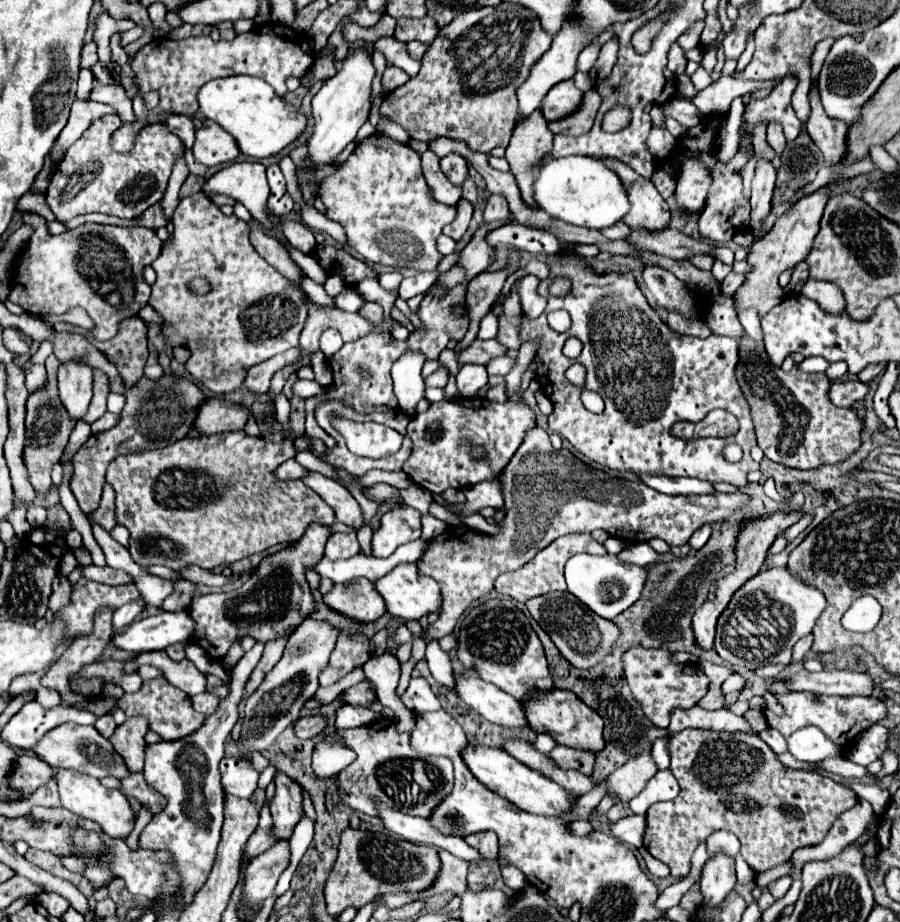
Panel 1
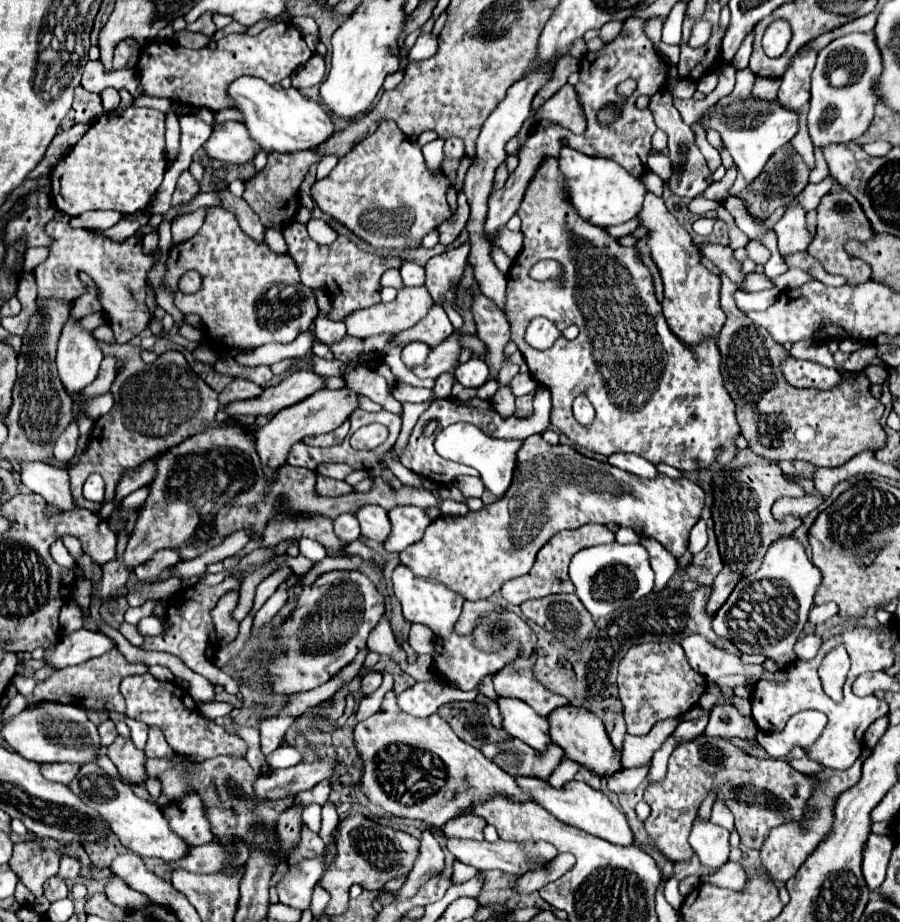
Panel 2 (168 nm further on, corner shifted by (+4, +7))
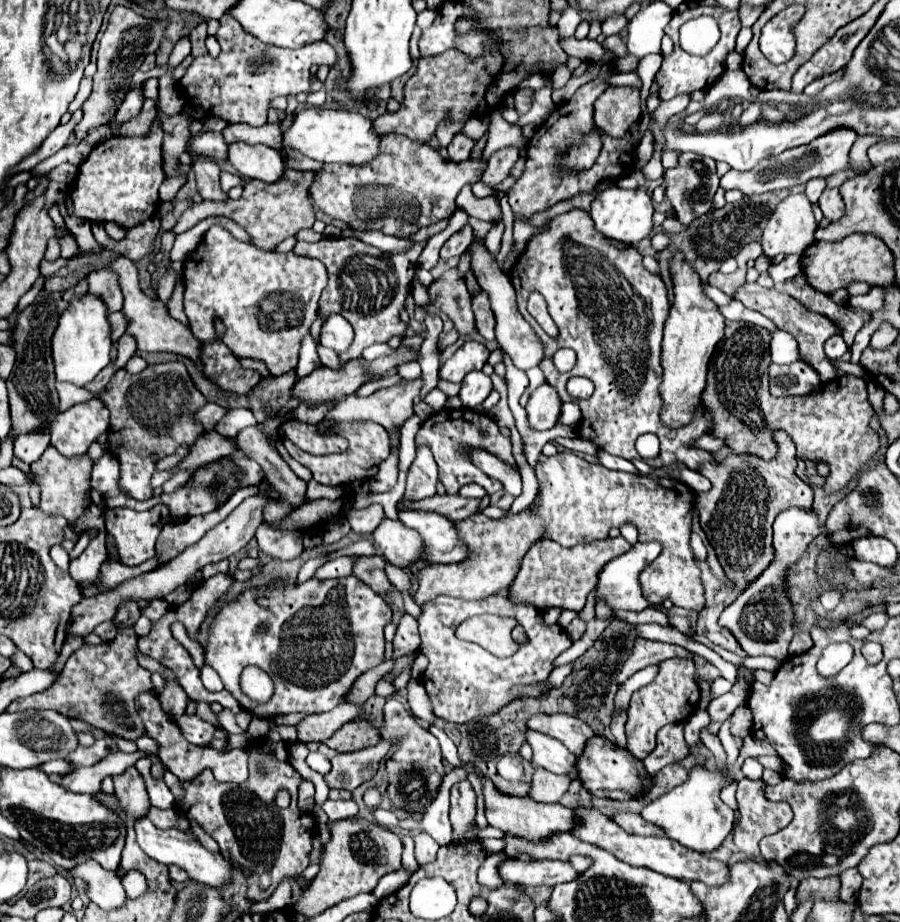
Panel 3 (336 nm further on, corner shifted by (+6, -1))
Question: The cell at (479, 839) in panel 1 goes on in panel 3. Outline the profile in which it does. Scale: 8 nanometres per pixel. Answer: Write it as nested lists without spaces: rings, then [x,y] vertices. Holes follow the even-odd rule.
[[[462,779],[452,787],[450,795],[450,821],[454,827],[452,843],[468,843],[476,839],[476,835],[470,831],[474,815],[476,815],[476,795],[472,785],[466,779]]]

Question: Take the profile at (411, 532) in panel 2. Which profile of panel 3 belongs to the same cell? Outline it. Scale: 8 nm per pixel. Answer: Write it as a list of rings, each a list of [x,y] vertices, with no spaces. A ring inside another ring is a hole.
[[[402,511],[400,521],[416,529],[426,541],[426,559],[432,563],[460,563],[470,557],[468,545],[458,537],[454,521],[434,511]]]

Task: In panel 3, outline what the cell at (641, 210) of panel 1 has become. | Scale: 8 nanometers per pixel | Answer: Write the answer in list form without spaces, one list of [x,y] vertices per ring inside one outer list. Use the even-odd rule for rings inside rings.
[[[680,253],[672,259],[670,271],[674,275],[674,303],[664,327],[664,341],[662,341],[664,373],[660,383],[660,397],[662,397],[662,423],[670,429],[678,429],[686,427],[702,405],[700,401],[702,391],[706,387],[708,361],[714,353],[716,343],[724,337],[724,317],[720,315],[716,303],[712,303],[704,295],[704,283],[696,275],[696,271],[690,265],[686,265]]]

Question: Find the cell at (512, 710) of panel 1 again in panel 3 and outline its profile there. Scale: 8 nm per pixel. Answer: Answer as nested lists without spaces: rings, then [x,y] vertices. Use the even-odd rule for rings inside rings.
[[[532,729],[526,731],[526,737],[530,747],[534,749],[536,767],[544,767],[558,775],[568,775],[570,779],[580,779],[576,769],[576,757],[560,741],[554,741],[552,737],[546,737]]]

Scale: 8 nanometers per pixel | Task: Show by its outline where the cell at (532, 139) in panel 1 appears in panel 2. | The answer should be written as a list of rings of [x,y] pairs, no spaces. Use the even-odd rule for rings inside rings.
[[[546,157],[528,183],[524,201],[516,211],[516,215],[522,219],[524,249],[508,271],[504,307],[512,341],[522,351],[532,377],[552,393],[550,423],[578,447],[602,455],[614,455],[620,451],[636,453],[654,465],[666,463],[680,471],[708,469],[714,461],[720,465],[730,465],[738,453],[736,437],[740,435],[740,427],[736,421],[736,405],[724,389],[716,337],[706,337],[704,343],[692,347],[682,343],[670,331],[666,319],[662,317],[662,307],[654,297],[652,277],[642,265],[638,251],[632,247],[620,247],[604,229],[578,217],[564,197],[564,179],[560,177],[558,161],[554,157]],[[540,259],[556,259],[562,263],[566,283],[538,283],[530,279],[528,271],[532,269],[532,263],[538,263]],[[534,317],[550,319],[560,331],[564,331],[568,325],[578,325],[580,335],[574,341],[558,337],[550,349],[536,351],[524,341],[524,329]],[[578,395],[588,397],[596,409],[596,417],[590,427],[582,427],[572,415],[572,401]],[[718,445],[726,447],[724,455],[720,457],[716,457]]]

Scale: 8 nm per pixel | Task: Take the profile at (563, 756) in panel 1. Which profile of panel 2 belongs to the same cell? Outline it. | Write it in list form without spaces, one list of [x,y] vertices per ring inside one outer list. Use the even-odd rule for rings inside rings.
[[[514,741],[512,753],[516,753],[520,757],[520,761],[506,763],[504,753],[496,755],[492,761],[498,763],[504,771],[508,771],[512,775],[534,775],[540,779],[548,779],[552,775],[552,771],[560,765],[560,761],[566,759],[564,749],[560,749],[554,743],[548,745],[548,749],[544,749],[544,753],[536,753],[536,749],[532,749],[530,745]]]

